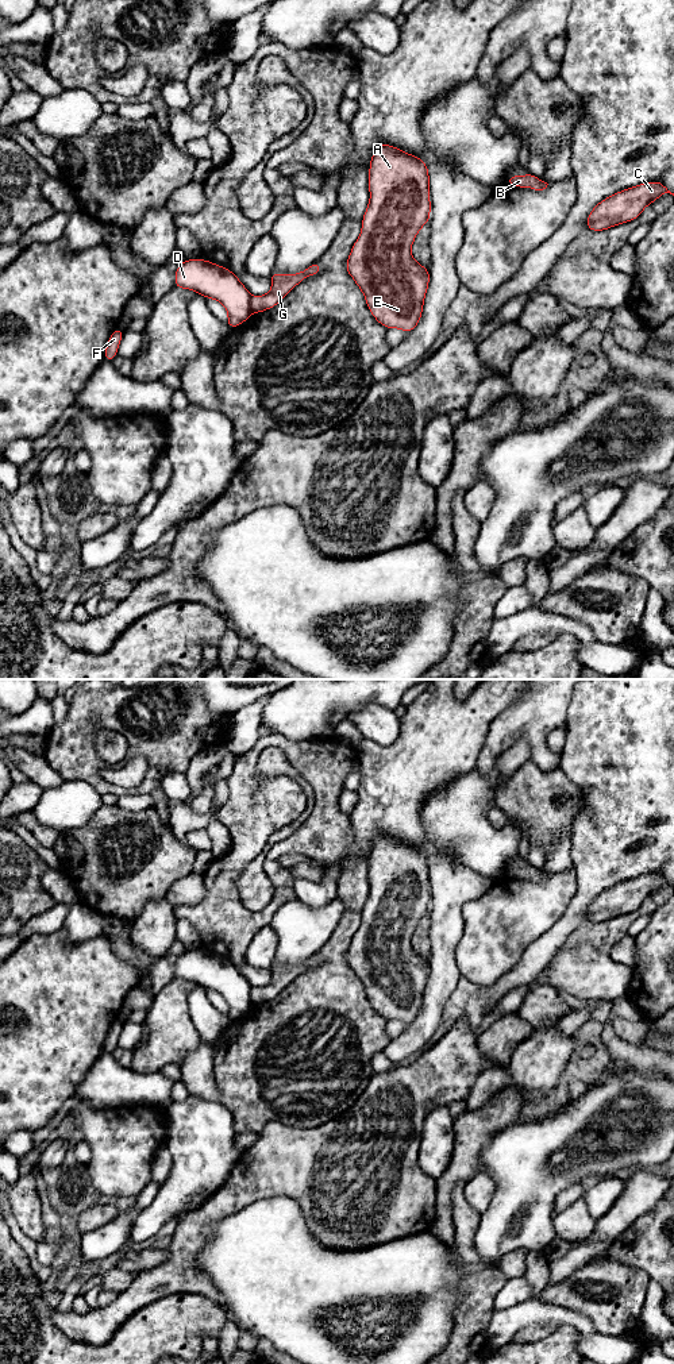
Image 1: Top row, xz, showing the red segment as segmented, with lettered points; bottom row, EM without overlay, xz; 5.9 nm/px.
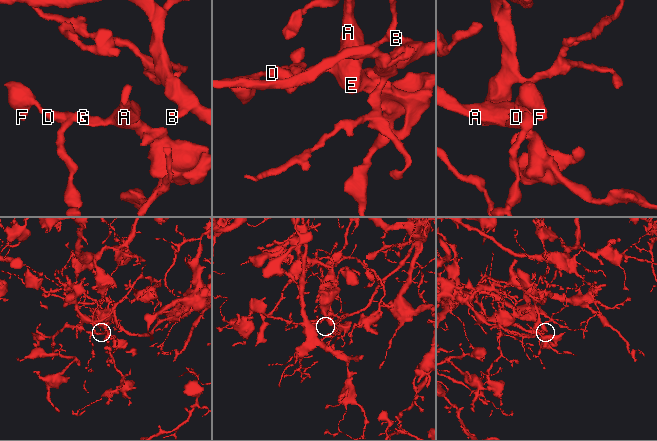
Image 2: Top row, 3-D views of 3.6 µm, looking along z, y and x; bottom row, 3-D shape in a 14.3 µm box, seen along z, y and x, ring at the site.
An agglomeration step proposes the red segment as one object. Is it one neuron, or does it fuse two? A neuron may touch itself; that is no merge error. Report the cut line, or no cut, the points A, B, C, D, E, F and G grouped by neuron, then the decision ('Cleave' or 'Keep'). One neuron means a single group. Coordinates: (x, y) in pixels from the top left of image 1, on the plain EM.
Split along xz (251, 989), (250, 1002). Groups: A B C E G / D F. Cleave

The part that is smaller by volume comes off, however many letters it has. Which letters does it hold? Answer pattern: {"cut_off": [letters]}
{"cut_off": ["D", "F"]}

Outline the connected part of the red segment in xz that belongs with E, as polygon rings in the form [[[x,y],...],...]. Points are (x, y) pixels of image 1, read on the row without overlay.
[[[392,836],[374,839],[369,859],[370,891],[362,908],[362,921],[353,936],[346,962],[362,982],[373,1009],[388,1020],[411,1024],[423,1006],[430,976],[430,960],[412,948],[417,924],[430,914],[430,864],[427,855]]]

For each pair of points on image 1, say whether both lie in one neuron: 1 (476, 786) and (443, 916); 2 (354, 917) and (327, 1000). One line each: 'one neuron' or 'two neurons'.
1: two neurons
2: one neuron

